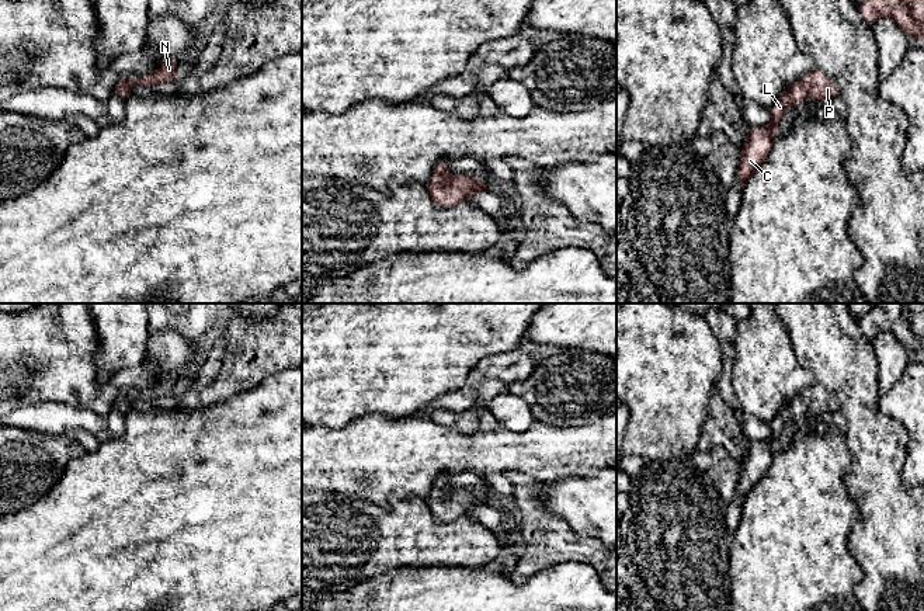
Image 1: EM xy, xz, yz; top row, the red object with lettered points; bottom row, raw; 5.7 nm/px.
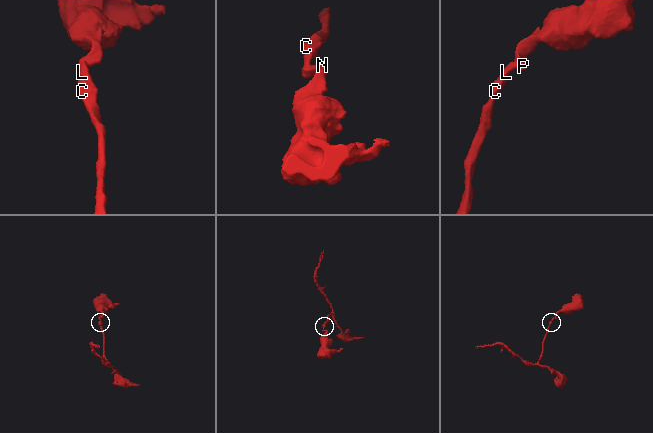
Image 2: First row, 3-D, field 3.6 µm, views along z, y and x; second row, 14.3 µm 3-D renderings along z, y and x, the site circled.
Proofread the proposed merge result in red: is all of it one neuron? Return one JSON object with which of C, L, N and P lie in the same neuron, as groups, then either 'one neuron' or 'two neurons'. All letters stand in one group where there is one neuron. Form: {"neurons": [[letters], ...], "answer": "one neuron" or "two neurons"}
{"neurons": [["C", "L", "N", "P"]], "answer": "one neuron"}

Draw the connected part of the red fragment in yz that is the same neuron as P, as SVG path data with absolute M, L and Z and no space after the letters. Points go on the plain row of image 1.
M814 381L803 395L793 396L781 413L770 423L772 438L751 442L746 458L740 464L737 493L741 503L744 503L748 492L768 471L772 454L777 449L777 440L784 427L789 421L805 416L807 410L812 410L814 416L823 417L824 414L838 412L840 405L817 381Z

